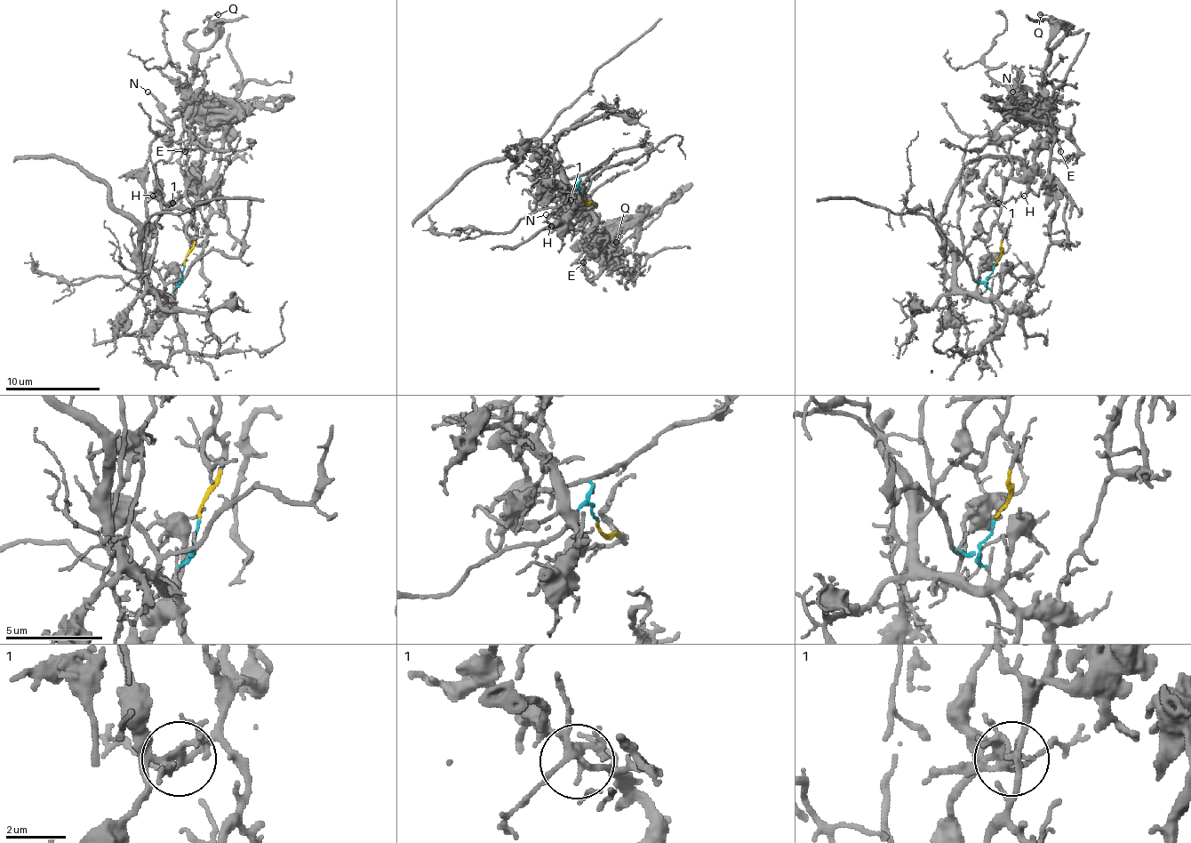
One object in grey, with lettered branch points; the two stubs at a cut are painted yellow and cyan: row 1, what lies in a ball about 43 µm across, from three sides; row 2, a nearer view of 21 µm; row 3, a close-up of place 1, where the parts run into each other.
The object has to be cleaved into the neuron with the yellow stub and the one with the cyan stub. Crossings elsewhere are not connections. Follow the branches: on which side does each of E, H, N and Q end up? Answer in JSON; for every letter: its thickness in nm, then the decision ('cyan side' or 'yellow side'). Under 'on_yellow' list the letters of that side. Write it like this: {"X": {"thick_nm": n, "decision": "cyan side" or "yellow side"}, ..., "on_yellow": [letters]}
{"E": {"thick_nm": 200, "decision": "yellow side"}, "H": {"thick_nm": 120, "decision": "yellow side"}, "N": {"thick_nm": 140, "decision": "yellow side"}, "Q": {"thick_nm": 150, "decision": "yellow side"}, "on_yellow": ["E", "H", "N", "Q"]}

